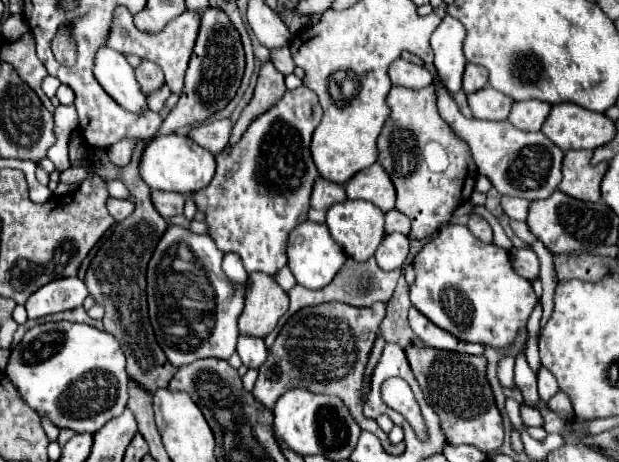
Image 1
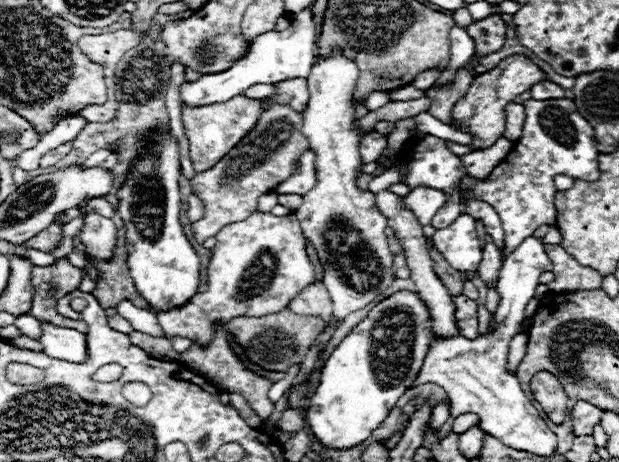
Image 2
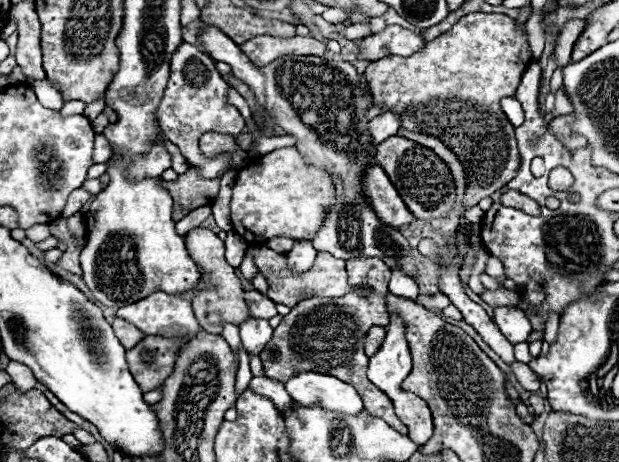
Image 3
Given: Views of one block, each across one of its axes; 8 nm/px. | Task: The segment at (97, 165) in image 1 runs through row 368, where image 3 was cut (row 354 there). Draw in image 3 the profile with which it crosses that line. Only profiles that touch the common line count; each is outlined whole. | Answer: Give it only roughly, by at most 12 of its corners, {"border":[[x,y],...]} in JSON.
{"border":[[146,336],[126,352],[142,392],[164,384],[184,340]]}

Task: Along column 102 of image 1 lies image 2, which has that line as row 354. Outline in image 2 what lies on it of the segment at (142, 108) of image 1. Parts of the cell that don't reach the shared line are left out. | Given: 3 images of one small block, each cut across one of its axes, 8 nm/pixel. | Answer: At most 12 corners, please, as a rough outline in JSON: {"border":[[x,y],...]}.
{"border":[[42,324],[40,338],[50,358],[84,362],[86,336]]}

